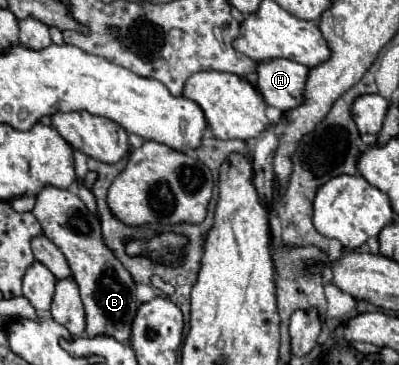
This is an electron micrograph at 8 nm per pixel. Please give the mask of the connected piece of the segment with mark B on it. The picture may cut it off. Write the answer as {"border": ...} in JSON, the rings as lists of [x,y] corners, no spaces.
{"border":[[[45,187],[37,195],[37,203],[31,211],[39,221],[43,233],[55,243],[55,247],[65,255],[73,279],[79,285],[79,293],[85,305],[87,317],[87,335],[111,335],[117,341],[129,341],[131,321],[139,307],[139,299],[135,297],[135,281],[123,263],[113,255],[113,251],[105,245],[101,233],[101,221],[89,213],[85,203],[67,189]]]}

